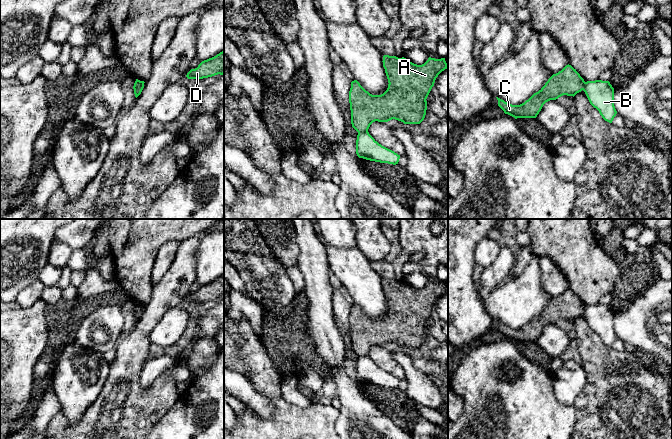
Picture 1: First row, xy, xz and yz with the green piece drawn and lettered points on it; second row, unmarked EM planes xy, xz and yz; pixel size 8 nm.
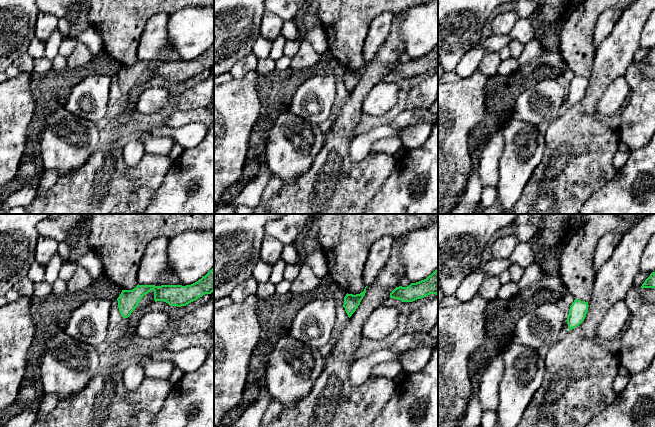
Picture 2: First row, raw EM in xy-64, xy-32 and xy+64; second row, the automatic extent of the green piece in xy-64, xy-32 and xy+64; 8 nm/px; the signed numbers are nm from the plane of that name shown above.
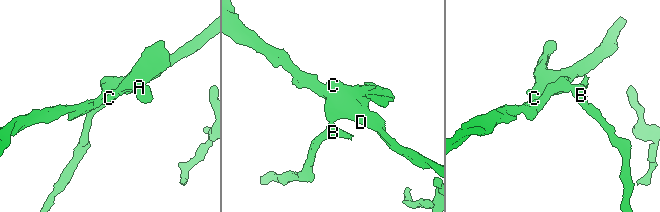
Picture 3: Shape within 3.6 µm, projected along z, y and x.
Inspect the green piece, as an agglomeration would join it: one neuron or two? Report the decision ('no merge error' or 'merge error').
merge error

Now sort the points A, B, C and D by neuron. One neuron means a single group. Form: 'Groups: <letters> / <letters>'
Groups: A C D / B

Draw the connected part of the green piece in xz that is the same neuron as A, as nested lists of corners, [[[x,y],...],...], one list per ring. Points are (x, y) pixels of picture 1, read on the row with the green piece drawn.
[[[384,55],[382,62],[389,83],[383,94],[372,95],[357,80],[351,82],[351,124],[357,132],[368,131],[375,121],[395,119],[404,124],[420,124],[435,80],[448,68],[445,58],[429,57],[424,64],[417,65],[404,57]]]

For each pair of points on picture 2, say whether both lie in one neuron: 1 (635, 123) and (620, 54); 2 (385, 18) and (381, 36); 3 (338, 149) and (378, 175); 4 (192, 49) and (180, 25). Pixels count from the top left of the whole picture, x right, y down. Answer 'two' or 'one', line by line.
1: two
2: one
3: one
4: one

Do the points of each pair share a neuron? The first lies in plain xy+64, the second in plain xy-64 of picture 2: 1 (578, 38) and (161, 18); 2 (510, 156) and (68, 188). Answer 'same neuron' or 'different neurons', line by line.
1: different neurons
2: different neurons

